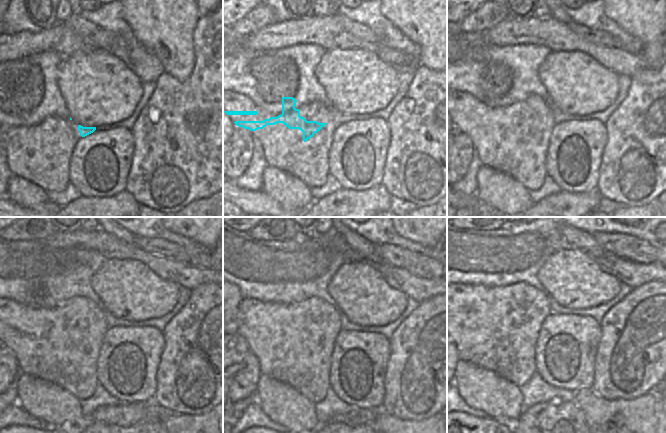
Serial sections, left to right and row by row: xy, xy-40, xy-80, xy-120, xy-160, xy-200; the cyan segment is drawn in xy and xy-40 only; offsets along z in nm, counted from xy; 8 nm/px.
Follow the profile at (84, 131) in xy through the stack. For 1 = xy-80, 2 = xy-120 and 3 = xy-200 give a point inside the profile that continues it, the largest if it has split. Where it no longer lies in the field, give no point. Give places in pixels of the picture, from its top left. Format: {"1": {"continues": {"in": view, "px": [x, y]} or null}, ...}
{"1": {"continues": {"in": "xy-80", "px": [486, 119]}}, "2": {"continues": {"in": "xy-120", "px": [48, 349]}}, "3": {"continues": {"in": "xy-200", "px": [495, 330]}}}

